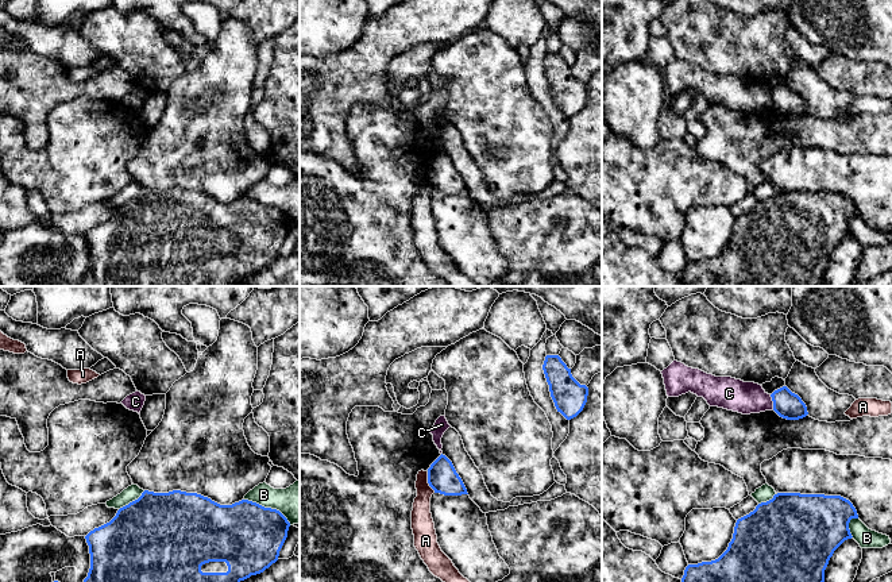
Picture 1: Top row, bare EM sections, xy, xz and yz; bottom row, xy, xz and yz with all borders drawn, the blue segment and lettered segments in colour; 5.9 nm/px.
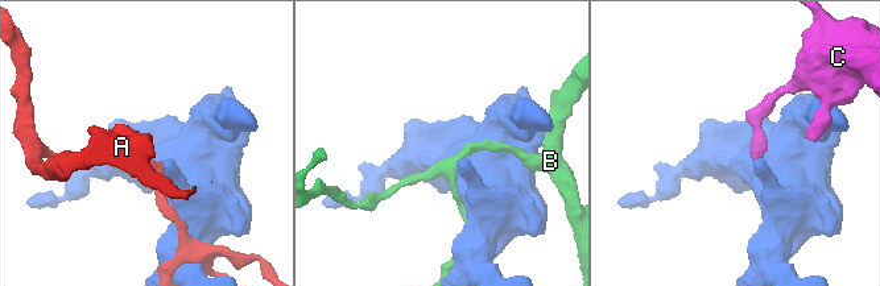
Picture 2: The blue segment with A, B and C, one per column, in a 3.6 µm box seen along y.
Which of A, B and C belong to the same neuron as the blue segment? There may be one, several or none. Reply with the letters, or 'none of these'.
none of these

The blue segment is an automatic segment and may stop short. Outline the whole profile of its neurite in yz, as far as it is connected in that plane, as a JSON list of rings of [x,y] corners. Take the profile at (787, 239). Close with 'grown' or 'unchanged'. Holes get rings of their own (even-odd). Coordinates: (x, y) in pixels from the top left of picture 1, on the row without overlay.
[[[777,190],[737,217],[727,247],[715,258],[688,262],[681,281],[687,286],[819,286],[834,248],[852,236],[849,220],[858,216],[853,201],[841,193]]]; unchanged

